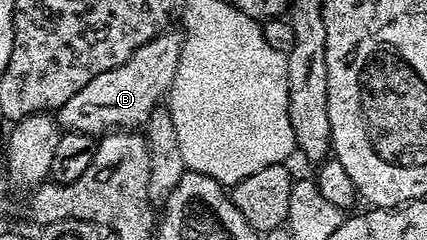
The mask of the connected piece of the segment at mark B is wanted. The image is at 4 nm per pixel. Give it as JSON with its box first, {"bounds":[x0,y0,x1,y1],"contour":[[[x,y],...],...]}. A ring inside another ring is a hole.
{"bounds":[56,33,182,136],"contour":[[[181,33],[157,34],[148,44],[136,48],[136,52],[124,64],[100,76],[88,80],[72,100],[56,111],[56,121],[63,131],[72,134],[102,136],[123,128],[138,128],[146,123],[151,111],[169,95],[170,85],[176,76],[182,47]]]}

